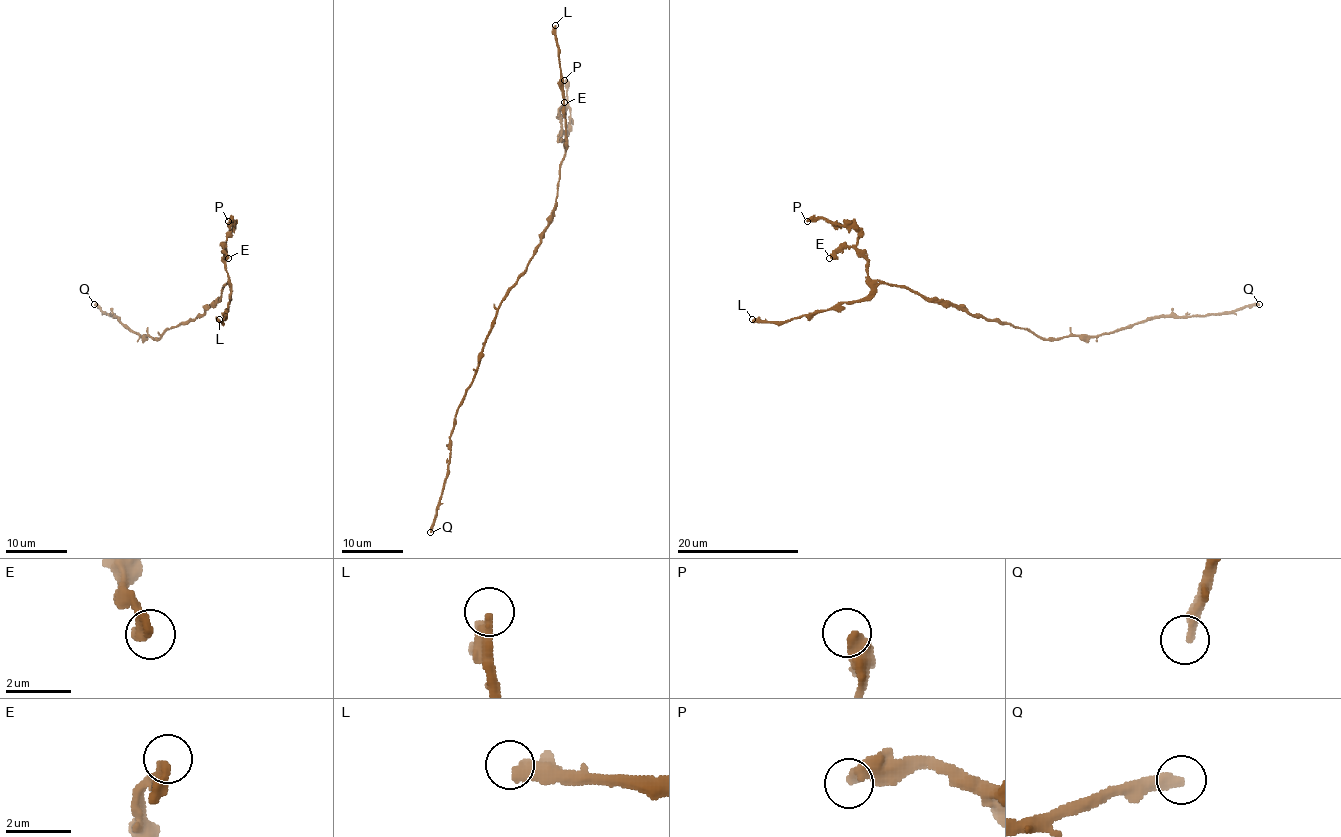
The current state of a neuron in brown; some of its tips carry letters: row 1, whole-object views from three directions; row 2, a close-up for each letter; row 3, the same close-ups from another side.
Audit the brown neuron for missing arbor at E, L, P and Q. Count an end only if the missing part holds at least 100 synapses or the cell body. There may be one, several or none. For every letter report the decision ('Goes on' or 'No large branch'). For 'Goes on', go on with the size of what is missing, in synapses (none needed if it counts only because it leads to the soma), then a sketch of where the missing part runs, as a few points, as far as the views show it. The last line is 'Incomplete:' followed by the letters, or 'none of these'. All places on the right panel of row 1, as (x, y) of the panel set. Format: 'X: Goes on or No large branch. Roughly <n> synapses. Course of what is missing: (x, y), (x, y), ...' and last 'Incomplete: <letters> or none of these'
E: No large branch
L: Goes on. Roughly 140 synapses
P: No large branch
Q: No large branch
Incomplete: L

